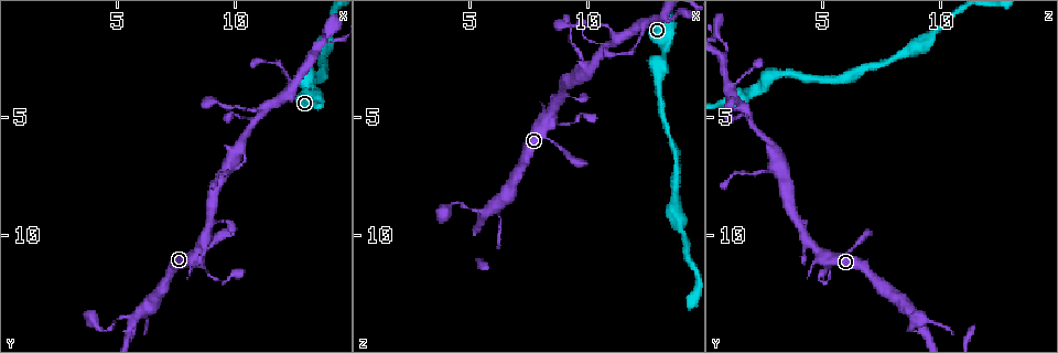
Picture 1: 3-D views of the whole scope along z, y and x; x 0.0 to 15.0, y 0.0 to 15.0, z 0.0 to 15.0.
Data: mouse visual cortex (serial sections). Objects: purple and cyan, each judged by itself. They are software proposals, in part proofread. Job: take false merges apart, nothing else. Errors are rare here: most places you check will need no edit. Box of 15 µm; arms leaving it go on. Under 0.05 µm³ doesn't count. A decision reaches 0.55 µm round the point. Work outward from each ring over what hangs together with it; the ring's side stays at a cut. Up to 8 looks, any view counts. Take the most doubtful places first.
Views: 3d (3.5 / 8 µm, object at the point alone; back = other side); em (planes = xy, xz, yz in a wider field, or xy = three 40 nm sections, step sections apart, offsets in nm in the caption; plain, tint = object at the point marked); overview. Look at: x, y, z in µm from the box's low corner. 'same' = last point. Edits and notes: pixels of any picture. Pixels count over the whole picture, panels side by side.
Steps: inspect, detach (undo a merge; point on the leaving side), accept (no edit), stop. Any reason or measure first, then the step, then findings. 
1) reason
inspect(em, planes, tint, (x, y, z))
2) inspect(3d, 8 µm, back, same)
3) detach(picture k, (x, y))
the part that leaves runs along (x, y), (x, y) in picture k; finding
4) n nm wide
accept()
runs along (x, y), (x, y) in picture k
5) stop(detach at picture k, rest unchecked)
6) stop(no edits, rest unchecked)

narrows sharply
inspect(3d, 8 µm, (5.0, 13.7, 8.8))

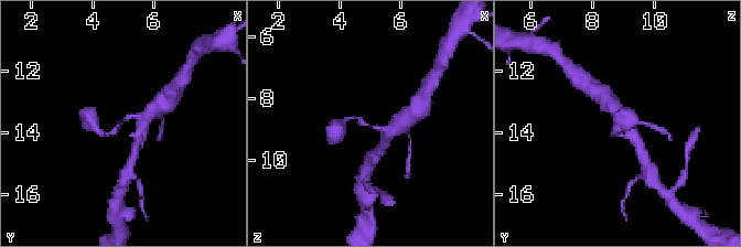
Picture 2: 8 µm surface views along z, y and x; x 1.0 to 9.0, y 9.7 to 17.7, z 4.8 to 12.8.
arms of 100, 350 nm; now the EM
inspect(em, planes, tint, (4.9, 13.6, 8.9))

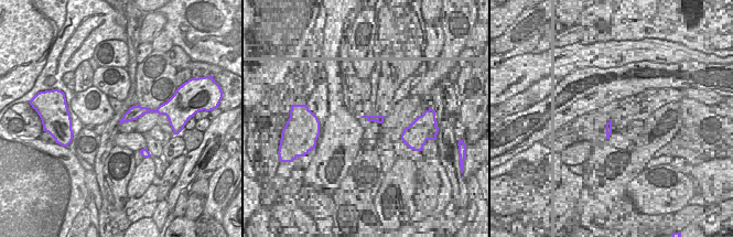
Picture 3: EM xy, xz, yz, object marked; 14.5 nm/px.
accept()
runs along (149, 115), (128, 116), (114, 132), (97, 129) in picture 2; all the same cell

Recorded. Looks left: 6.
two arms in line, one across
inspect(3d, 8 µm, (9.6, 7.2, 2.9))

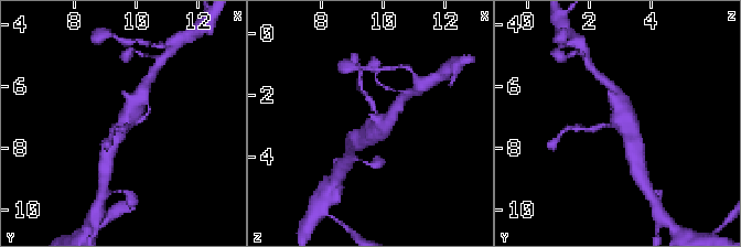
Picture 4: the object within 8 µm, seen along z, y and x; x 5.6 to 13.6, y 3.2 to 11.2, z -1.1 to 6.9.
3 arms; arms of 150, 450, 500 nm; need the tissue
inspect(em, xy, step 1, tint, (9.7, 7.2, 2.8))

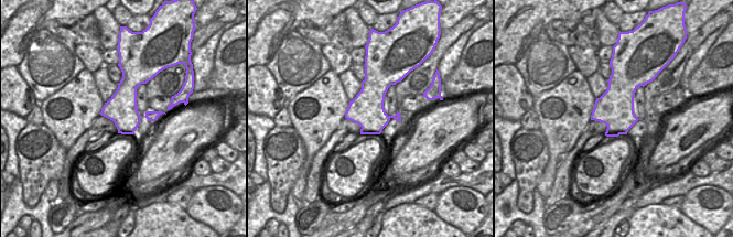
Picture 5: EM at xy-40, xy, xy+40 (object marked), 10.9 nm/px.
accept()
runs along (110, 145), (143, 92) in picture 4; one cell here

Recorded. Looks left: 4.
inspect(3d, 8 µm, (13.3, 3.7, 2.4))

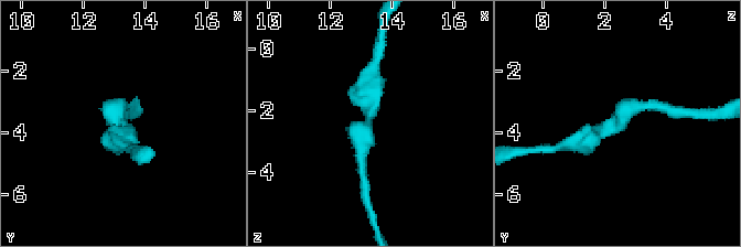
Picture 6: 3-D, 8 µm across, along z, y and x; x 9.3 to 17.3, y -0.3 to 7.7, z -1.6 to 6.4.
closer look
inspect(3d, 3.5 µm, (13.3, 3.8, 2.4))

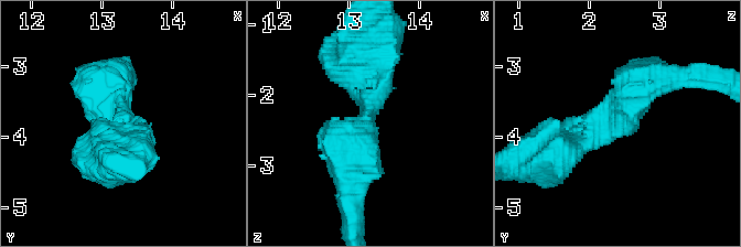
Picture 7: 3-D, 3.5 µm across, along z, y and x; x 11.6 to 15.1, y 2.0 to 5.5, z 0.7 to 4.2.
arms of 400, 600 nm; need the tissue
inspect(em, planes, tint, (13.30, 3.85, 2.35))

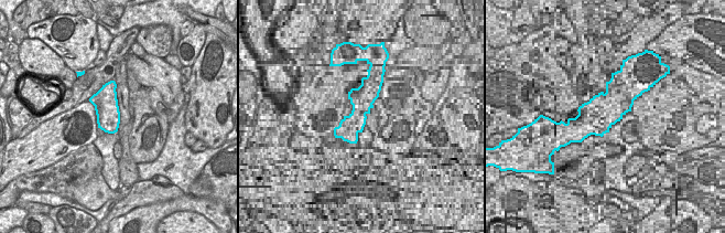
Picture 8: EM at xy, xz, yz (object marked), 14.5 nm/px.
accept()
one cell here

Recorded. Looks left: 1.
stop(no edits, rest unchecked)

